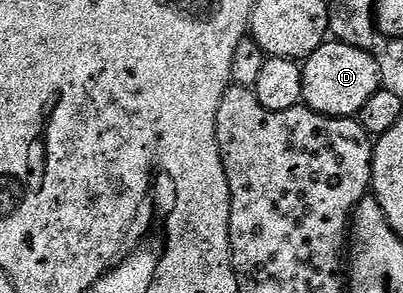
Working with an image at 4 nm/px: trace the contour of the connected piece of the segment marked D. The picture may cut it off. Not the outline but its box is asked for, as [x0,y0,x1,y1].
[302,41,380,117]

